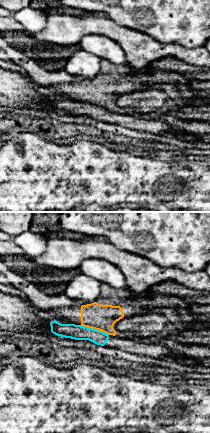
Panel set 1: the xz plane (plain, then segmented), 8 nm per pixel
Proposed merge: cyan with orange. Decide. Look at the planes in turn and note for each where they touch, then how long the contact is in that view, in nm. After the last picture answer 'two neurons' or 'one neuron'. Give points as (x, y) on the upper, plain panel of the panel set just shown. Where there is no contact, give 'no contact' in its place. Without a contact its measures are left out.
(94, 105) | 240 nm

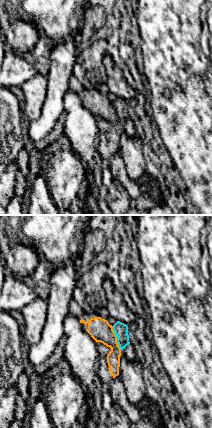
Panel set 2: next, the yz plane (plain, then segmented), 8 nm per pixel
(117, 114) | 200 nm

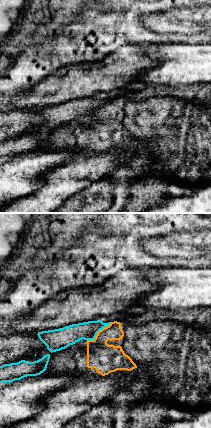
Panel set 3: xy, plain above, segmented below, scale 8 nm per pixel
(98, 107) | 240 nm

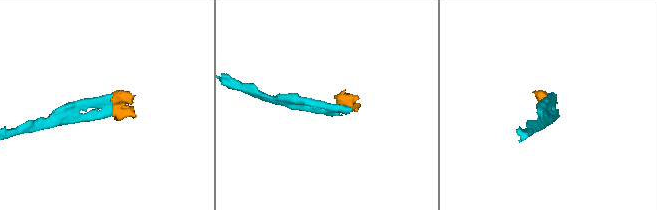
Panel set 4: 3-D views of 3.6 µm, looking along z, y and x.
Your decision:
two neurons

